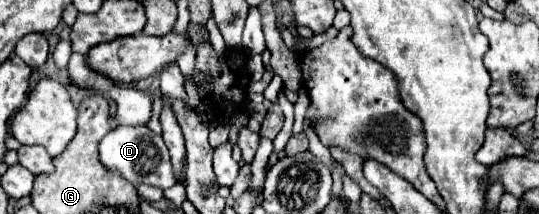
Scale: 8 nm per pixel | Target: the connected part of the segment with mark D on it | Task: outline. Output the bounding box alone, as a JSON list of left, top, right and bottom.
[100,126,176,190]

